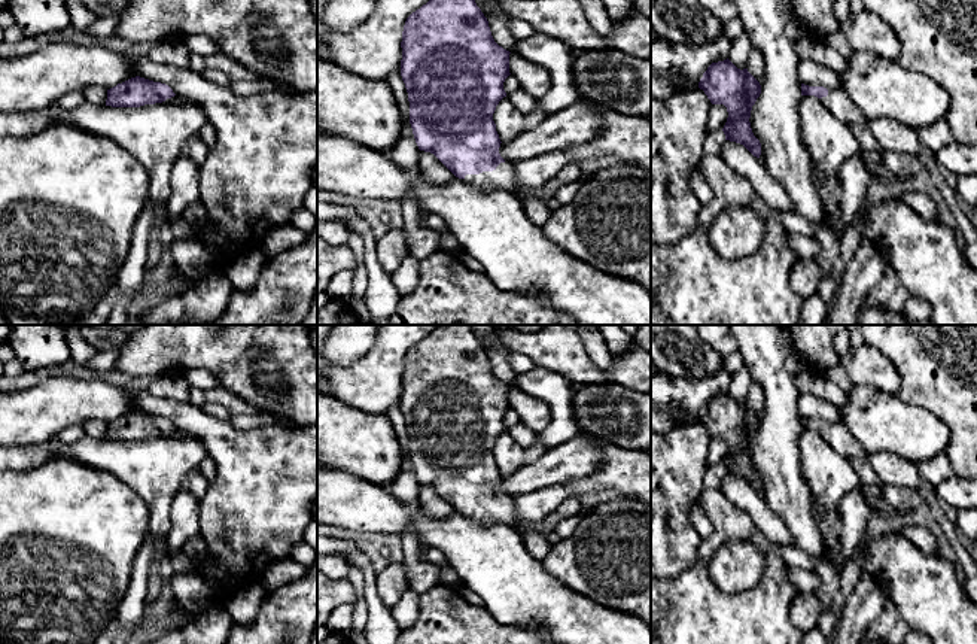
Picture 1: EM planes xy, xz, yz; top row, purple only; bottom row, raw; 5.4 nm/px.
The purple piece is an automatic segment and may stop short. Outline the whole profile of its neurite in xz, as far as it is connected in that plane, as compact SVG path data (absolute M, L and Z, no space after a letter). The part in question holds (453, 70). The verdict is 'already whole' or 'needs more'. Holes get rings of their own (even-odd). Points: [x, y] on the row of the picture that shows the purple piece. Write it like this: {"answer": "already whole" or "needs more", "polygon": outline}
{"answer": "needs more", "polygon": "M429 0L413 12L402 31L401 76L410 101L410 124L420 151L433 154L456 177L480 189L520 192L511 162L500 154L500 139L493 113L506 97L503 89L509 73L509 51L499 46L490 31L488 21L475 0Z"}

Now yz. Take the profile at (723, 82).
{"answer": "already whole", "polygon": "M728 58L712 63L703 73L698 88L712 104L724 104L728 112L722 128L725 140L743 145L760 158L761 143L751 128L751 110L761 94L760 82L748 72L737 69Z"}

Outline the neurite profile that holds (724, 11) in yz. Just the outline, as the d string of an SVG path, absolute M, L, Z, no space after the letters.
M700 0L700 3L722 22L739 16L733 0Z

